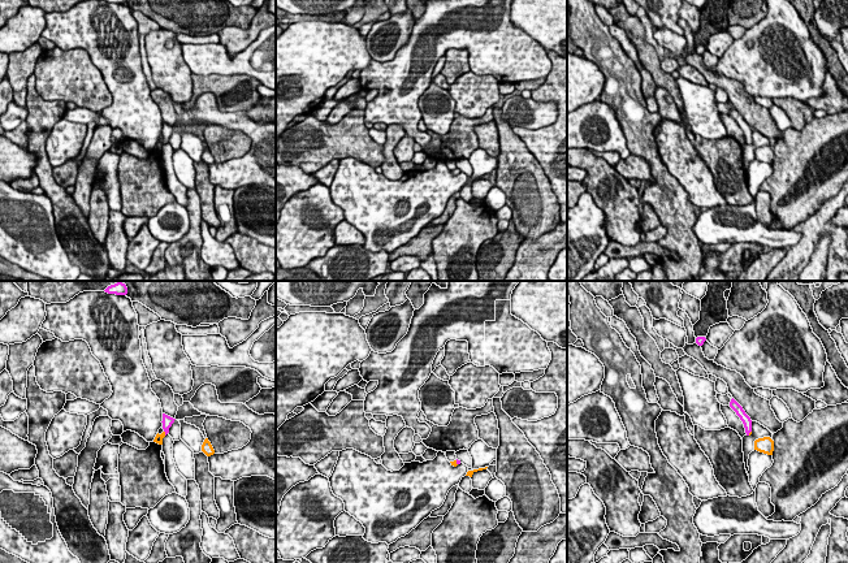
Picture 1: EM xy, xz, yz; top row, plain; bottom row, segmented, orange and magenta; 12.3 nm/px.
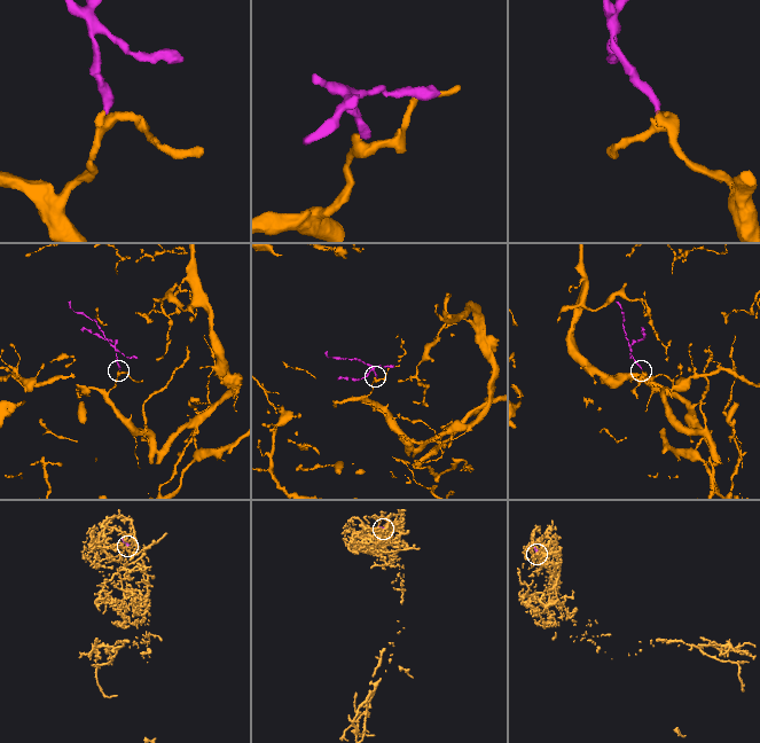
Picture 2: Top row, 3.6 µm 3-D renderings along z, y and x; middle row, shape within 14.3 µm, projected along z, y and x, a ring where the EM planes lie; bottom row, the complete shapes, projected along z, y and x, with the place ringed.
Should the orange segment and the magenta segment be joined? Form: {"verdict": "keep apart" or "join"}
{"verdict": "join"}

